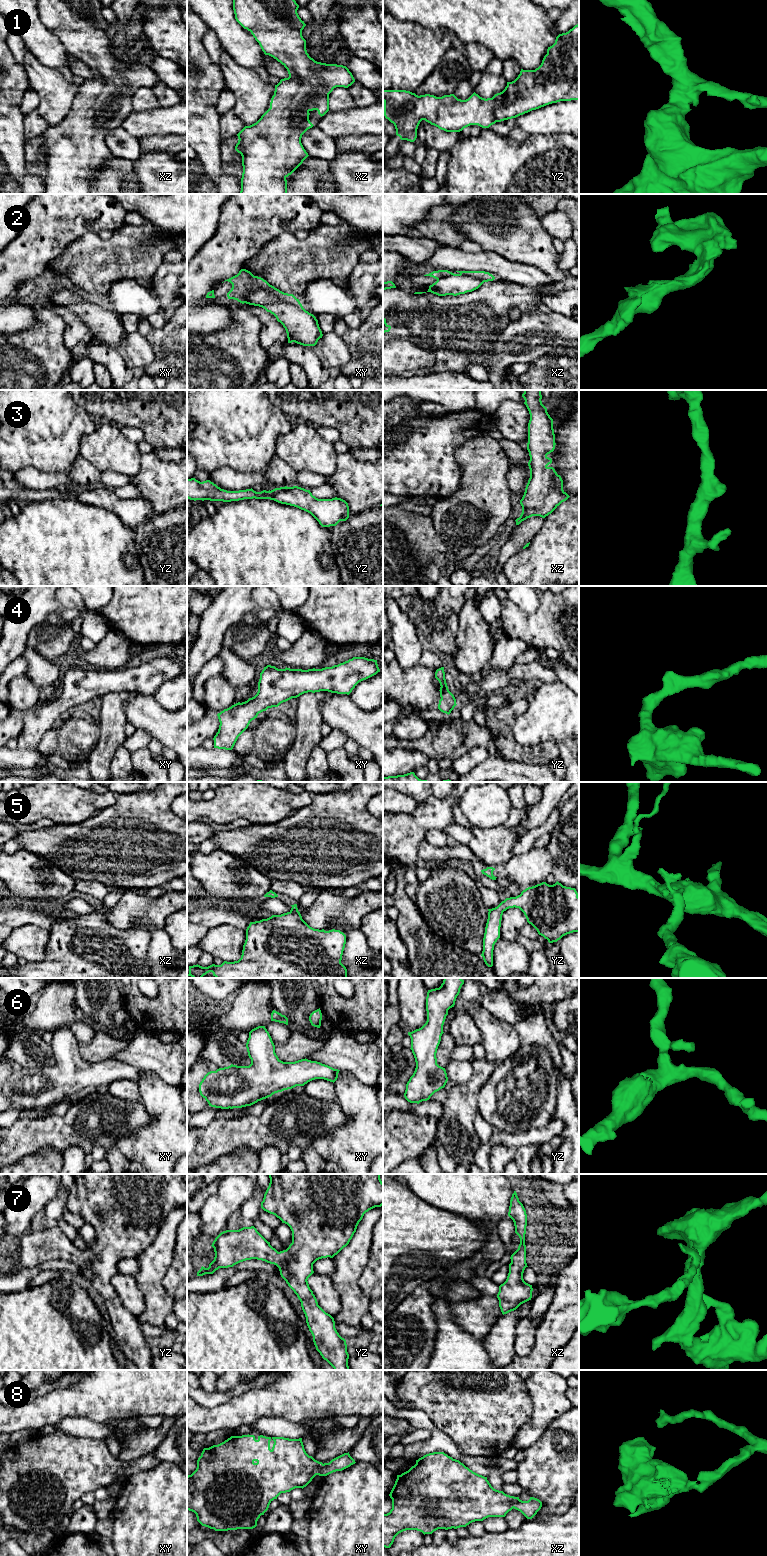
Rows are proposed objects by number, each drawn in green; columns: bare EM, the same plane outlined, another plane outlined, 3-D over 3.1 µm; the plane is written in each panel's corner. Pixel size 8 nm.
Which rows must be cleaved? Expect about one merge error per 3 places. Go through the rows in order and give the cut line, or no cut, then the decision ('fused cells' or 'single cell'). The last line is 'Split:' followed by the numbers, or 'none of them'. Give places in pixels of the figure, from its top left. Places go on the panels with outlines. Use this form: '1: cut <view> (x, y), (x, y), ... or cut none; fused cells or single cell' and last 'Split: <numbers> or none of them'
1: cut none; single cell
2: cut none; single cell
3: cut none; single cell
4: cut none; single cell
5: cut none; single cell
6: cut none; single cell
7: cut none; single cell
8: cut none; single cell
Split: none of them

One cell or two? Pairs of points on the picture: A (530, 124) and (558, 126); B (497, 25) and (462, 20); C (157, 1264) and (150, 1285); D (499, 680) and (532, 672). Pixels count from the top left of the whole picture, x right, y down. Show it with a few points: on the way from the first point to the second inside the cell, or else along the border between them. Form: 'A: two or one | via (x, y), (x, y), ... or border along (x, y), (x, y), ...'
A: one | via (537, 124), (551, 124)
B: one | via (488, 20), (471, 20)
C: one | via (152, 1269), (150, 1280)
D: one | via (507, 676), (513, 672), (524, 672)

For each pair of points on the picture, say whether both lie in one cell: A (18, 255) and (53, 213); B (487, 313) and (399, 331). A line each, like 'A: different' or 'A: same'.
A: same
B: same

